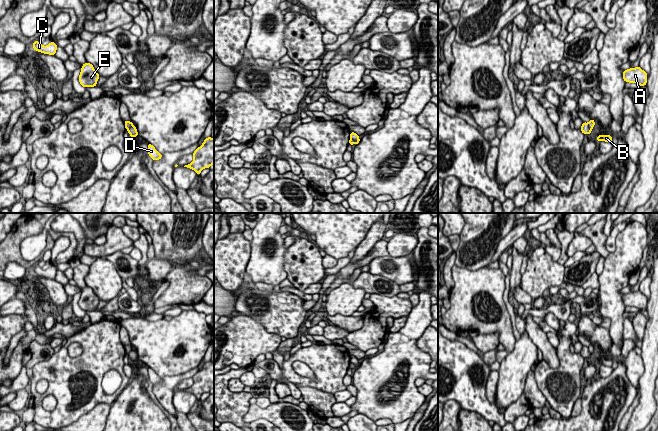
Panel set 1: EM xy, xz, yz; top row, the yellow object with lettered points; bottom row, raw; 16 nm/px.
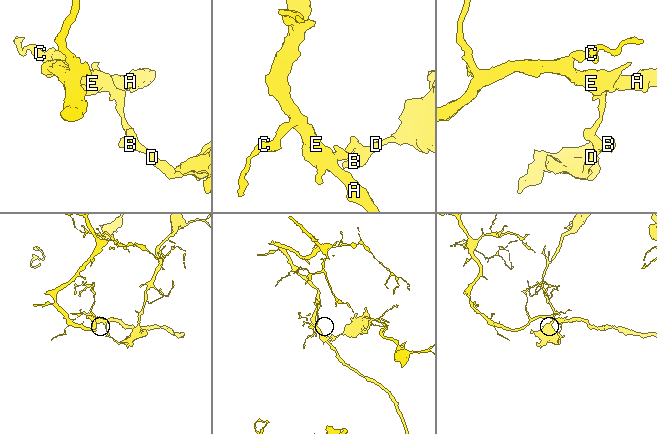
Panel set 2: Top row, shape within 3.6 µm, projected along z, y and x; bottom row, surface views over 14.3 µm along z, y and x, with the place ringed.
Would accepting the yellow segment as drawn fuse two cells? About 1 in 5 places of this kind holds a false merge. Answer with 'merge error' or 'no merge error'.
merge error

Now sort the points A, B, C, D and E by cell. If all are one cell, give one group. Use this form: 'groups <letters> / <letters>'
groups A C E / B D

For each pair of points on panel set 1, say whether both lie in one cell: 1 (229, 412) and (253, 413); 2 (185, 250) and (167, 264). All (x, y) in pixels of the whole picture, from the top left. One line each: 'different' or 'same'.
1: different
2: different

